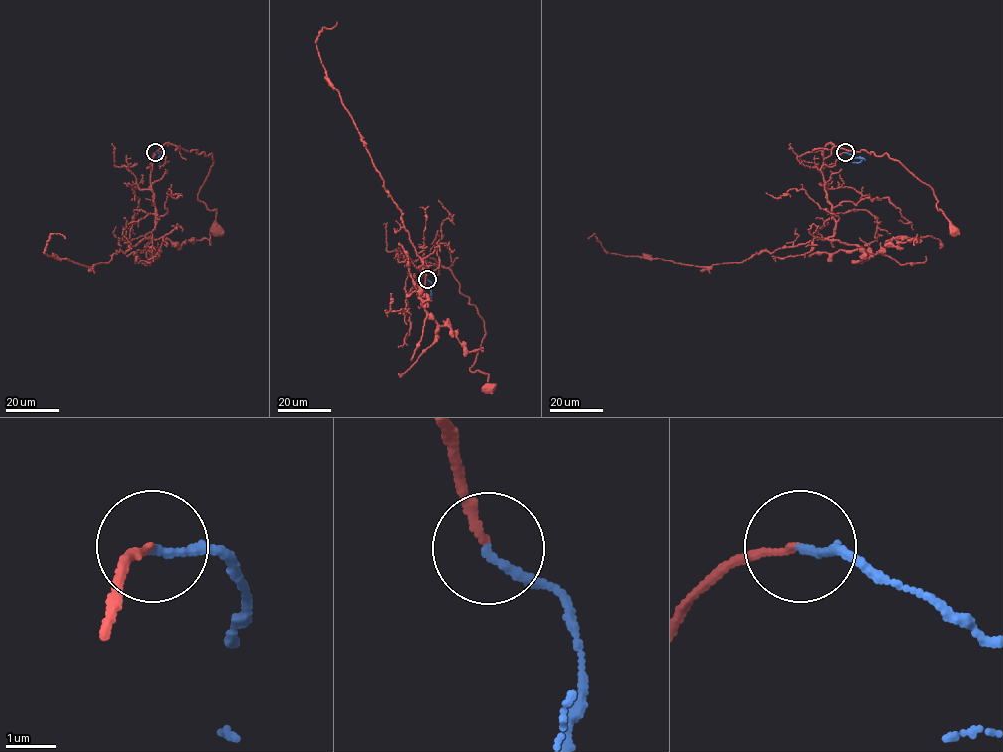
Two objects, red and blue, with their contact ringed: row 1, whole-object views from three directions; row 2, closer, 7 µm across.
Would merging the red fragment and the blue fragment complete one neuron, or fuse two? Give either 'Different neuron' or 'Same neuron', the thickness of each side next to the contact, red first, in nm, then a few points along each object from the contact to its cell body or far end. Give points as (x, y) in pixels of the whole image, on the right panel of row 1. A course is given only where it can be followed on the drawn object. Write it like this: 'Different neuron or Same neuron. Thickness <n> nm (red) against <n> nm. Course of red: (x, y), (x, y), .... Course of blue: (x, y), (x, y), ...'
Same neuron. Thickness 150 nm (red) against 150 nm. Course of red: (845, 152), (835, 165), (823, 164), (829, 143), (886, 153), (932, 189), (936, 208), (955, 229). Course of blue: (845, 152), (862, 159), (852, 162)

